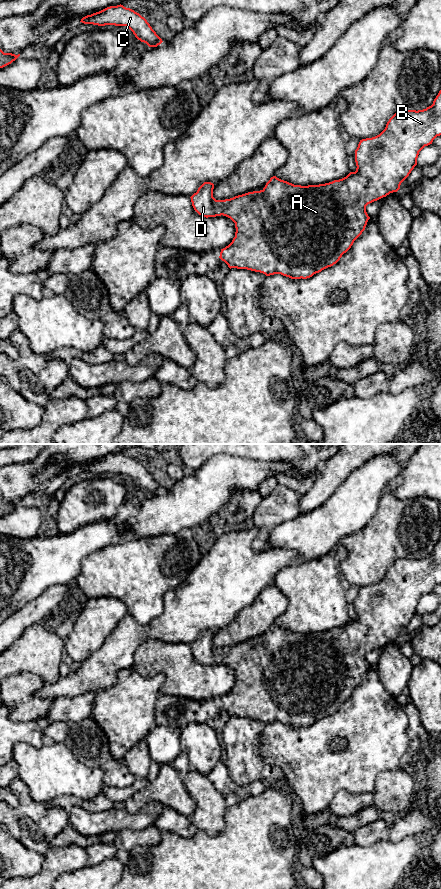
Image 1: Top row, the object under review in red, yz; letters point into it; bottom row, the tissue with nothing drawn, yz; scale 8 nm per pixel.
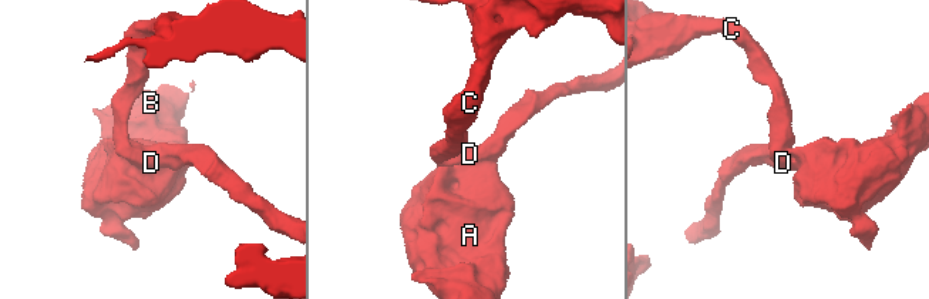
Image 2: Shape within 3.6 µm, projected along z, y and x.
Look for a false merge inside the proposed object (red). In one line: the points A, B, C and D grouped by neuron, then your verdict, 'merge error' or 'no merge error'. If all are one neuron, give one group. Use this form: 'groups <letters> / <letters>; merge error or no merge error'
groups A B C D; no merge error

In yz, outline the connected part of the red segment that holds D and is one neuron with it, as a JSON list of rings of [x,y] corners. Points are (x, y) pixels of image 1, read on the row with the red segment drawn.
[[[441,90],[433,101],[433,104],[423,110],[400,110],[396,112],[387,122],[385,129],[377,136],[372,138],[366,138],[360,140],[357,149],[355,150],[355,162],[356,171],[350,172],[346,177],[334,180],[329,183],[319,184],[319,185],[294,185],[287,181],[281,180],[276,176],[270,178],[266,183],[265,187],[260,191],[248,192],[242,195],[235,196],[230,199],[216,200],[213,197],[214,184],[211,182],[204,182],[190,198],[194,210],[203,217],[216,217],[216,216],[226,216],[230,218],[235,223],[235,237],[232,242],[221,249],[219,258],[224,261],[228,267],[237,269],[247,269],[255,272],[260,272],[266,276],[281,274],[283,276],[289,277],[291,279],[307,279],[312,277],[314,274],[321,272],[322,270],[333,266],[336,264],[342,255],[346,253],[354,241],[362,234],[365,230],[368,220],[370,217],[366,212],[366,206],[374,201],[377,201],[383,197],[386,197],[390,193],[397,192],[400,189],[401,183],[409,176],[411,171],[417,165],[417,158],[419,152],[425,147],[432,144],[433,140],[441,135]]]

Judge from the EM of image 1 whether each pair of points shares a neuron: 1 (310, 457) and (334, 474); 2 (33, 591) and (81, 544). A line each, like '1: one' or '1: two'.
1: two
2: one

